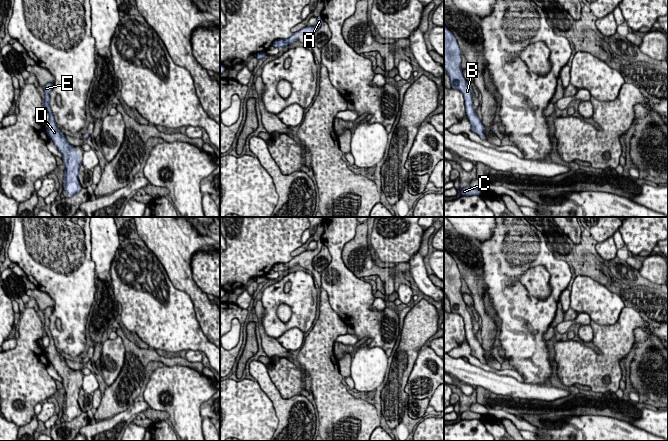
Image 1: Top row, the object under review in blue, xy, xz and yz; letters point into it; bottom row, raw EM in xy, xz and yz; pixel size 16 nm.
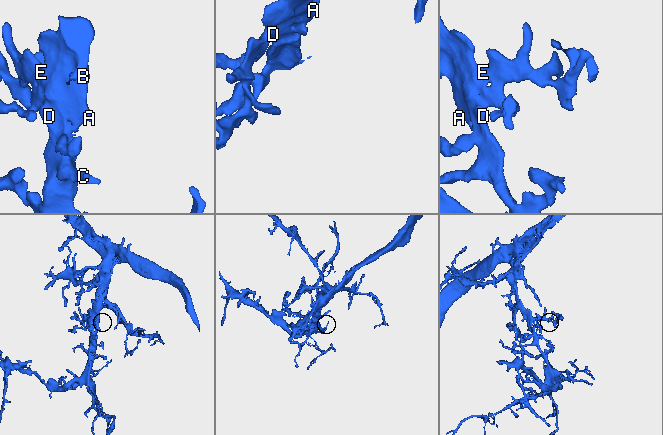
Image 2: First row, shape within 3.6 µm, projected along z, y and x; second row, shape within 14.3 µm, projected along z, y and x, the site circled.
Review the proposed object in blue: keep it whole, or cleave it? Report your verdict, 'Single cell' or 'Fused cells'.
Single cell

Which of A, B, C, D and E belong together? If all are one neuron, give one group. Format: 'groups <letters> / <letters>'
groups A B C D E

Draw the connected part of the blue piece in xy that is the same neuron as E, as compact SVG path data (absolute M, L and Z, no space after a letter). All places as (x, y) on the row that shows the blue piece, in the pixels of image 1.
M47 83L43 89L45 100L43 102L44 110L49 113L49 122L45 124L46 132L49 138L54 142L56 148L62 154L63 164L65 166L63 188L67 197L77 194L82 186L78 179L79 168L82 165L82 155L76 152L75 146L67 142L64 134L57 128L53 113L51 111L49 100L53 83Z

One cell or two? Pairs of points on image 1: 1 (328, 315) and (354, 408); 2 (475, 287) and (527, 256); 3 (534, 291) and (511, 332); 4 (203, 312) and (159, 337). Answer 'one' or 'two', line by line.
1: one
2: two
3: two
4: two

